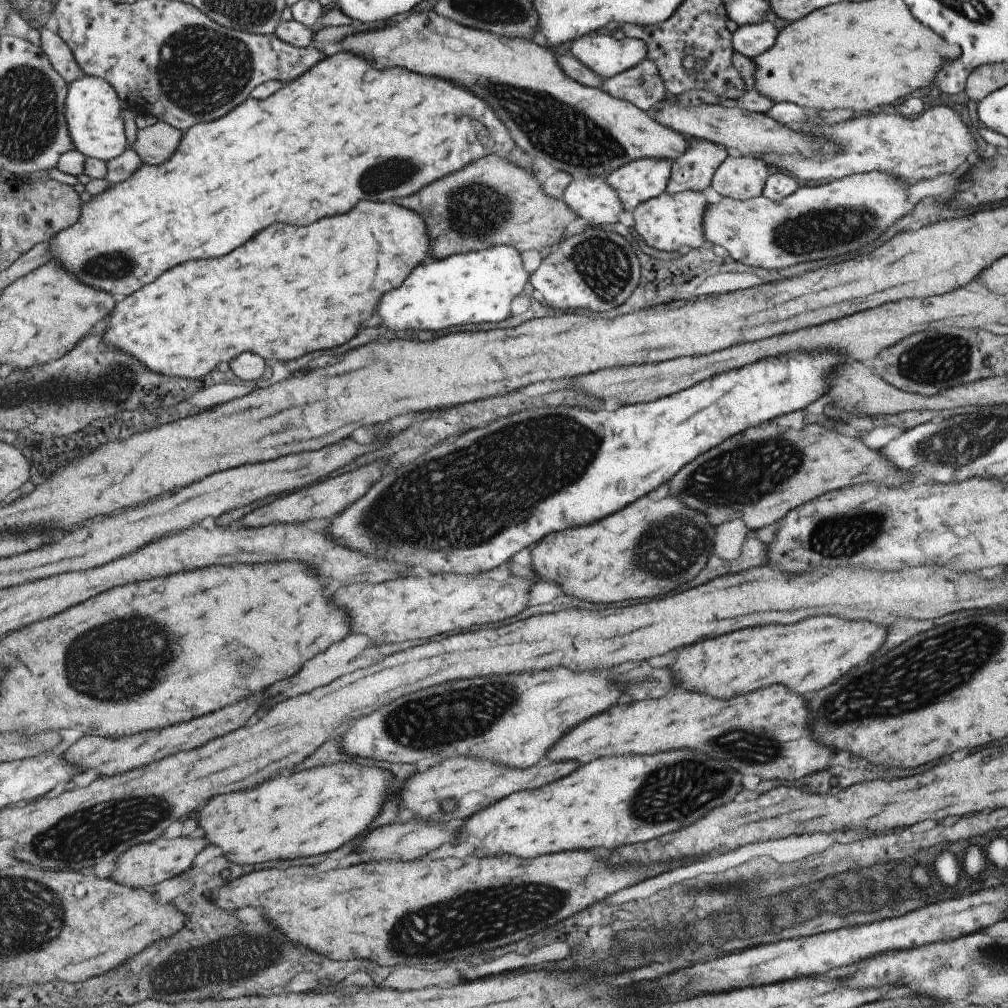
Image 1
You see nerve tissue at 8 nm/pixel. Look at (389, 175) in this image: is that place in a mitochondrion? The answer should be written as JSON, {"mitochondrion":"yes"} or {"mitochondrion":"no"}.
{"mitochondrion":"yes"}

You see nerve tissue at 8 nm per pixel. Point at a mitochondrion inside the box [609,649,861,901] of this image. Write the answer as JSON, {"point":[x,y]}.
{"point":[662,798]}

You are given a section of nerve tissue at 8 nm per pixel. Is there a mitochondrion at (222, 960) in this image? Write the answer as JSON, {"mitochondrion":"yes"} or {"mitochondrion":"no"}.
{"mitochondrion":"yes"}

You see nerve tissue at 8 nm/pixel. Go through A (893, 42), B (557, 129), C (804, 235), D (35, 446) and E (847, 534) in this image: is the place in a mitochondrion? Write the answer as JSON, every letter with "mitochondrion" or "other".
{"A":"other","B":"mitochondrion","C":"mitochondrion","D":"other","E":"mitochondrion"}

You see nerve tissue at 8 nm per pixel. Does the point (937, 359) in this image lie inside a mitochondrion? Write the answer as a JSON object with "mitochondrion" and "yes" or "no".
{"mitochondrion":"yes"}

